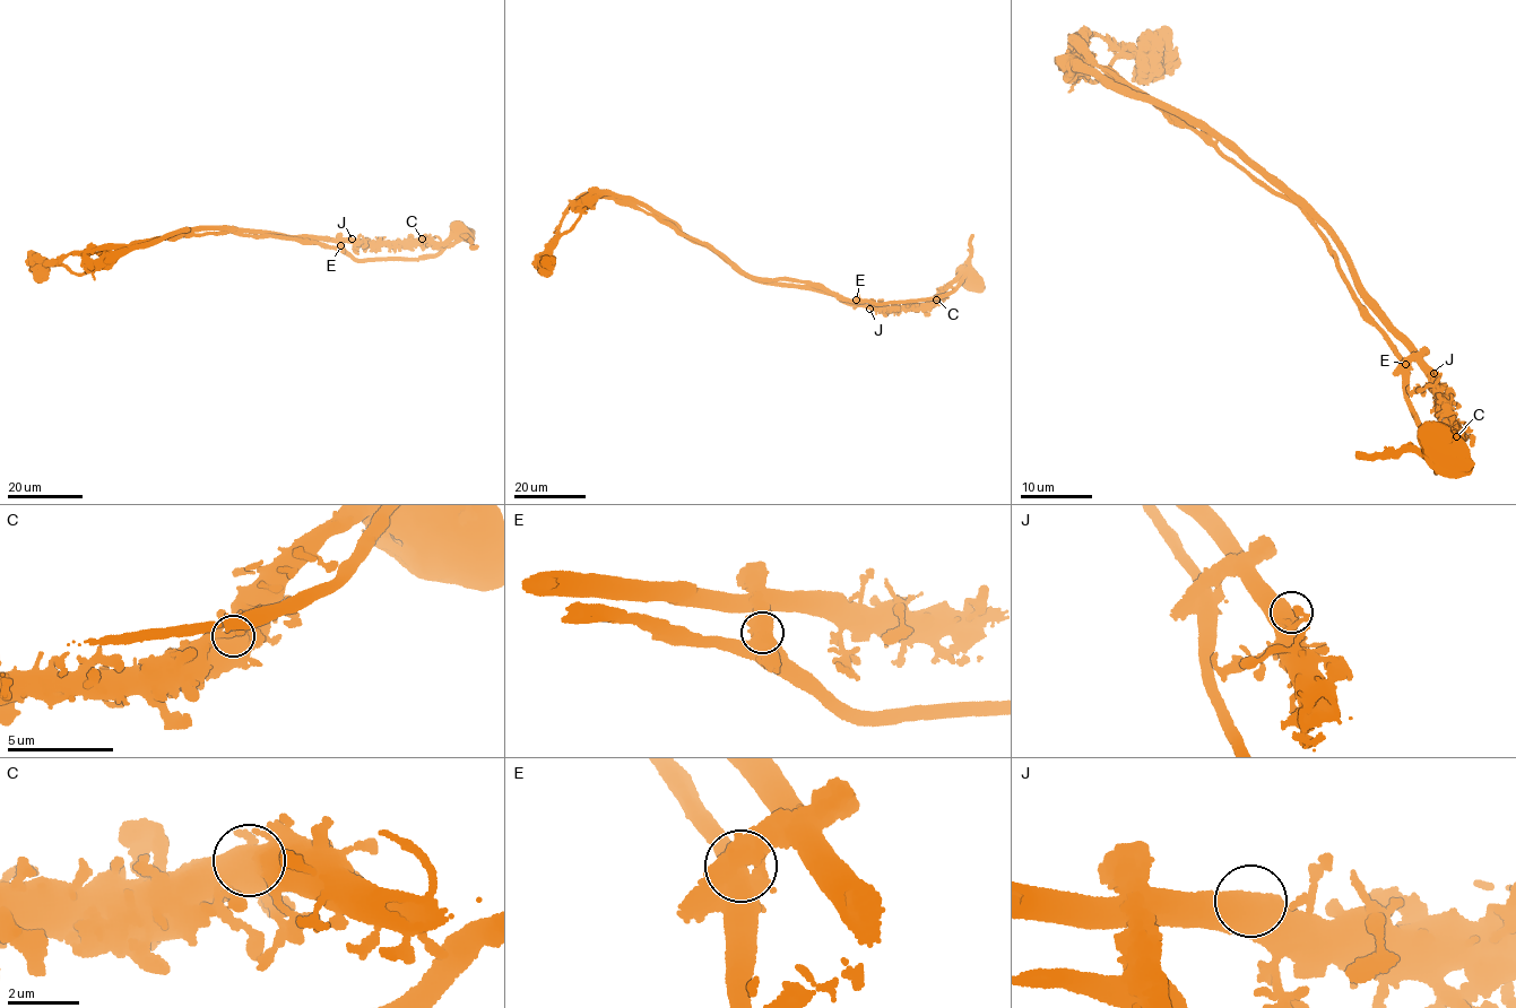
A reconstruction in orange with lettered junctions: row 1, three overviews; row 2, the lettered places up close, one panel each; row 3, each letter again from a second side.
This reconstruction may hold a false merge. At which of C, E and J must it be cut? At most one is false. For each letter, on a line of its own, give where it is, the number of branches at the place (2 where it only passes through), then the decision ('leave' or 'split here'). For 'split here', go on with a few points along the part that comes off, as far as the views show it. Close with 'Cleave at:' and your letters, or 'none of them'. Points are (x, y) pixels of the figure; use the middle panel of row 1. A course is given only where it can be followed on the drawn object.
C: place (936, 300); branches 3; leave
E: place (856, 300); branches 3; split here; course (857, 298), (748, 277), (651, 215), (588, 196), (566, 213), (543, 260), (548, 276)
J: place (869, 309); branches 3; leave
Cleave at: E

